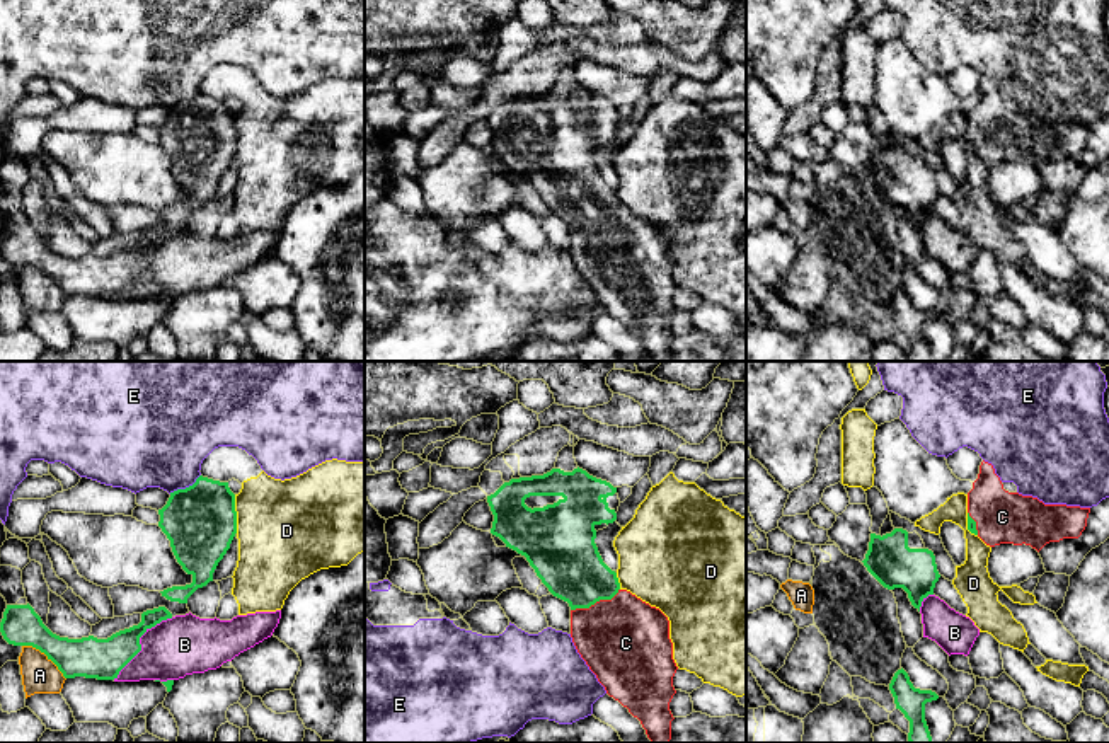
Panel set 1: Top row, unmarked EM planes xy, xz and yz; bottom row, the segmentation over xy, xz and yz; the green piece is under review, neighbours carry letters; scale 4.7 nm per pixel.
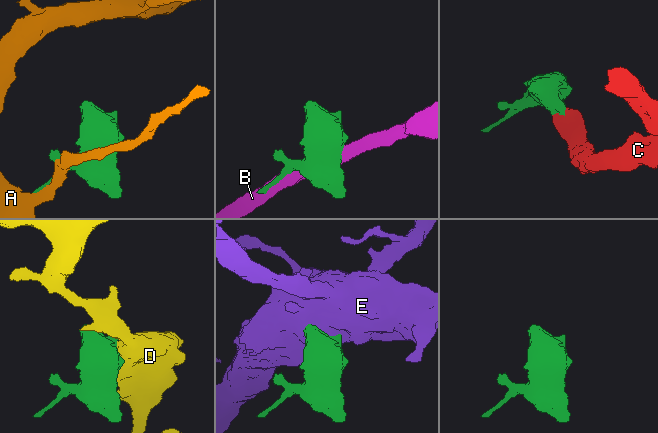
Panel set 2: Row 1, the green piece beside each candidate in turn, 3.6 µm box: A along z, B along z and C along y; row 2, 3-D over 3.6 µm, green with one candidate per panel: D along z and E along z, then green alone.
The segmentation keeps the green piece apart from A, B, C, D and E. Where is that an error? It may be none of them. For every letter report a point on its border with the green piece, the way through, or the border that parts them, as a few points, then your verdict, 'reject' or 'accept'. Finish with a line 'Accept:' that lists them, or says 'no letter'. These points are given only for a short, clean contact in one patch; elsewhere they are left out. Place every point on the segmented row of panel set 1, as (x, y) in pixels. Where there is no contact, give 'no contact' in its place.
A: contact xy (46, 655); reject
B: contact xy (138, 643); reject
C: contact xz (595, 602); accept
D: contact xy (235, 513); border xy (234, 495), (237, 532); reject
E: contact xy (186, 488); reject
Accept: C

